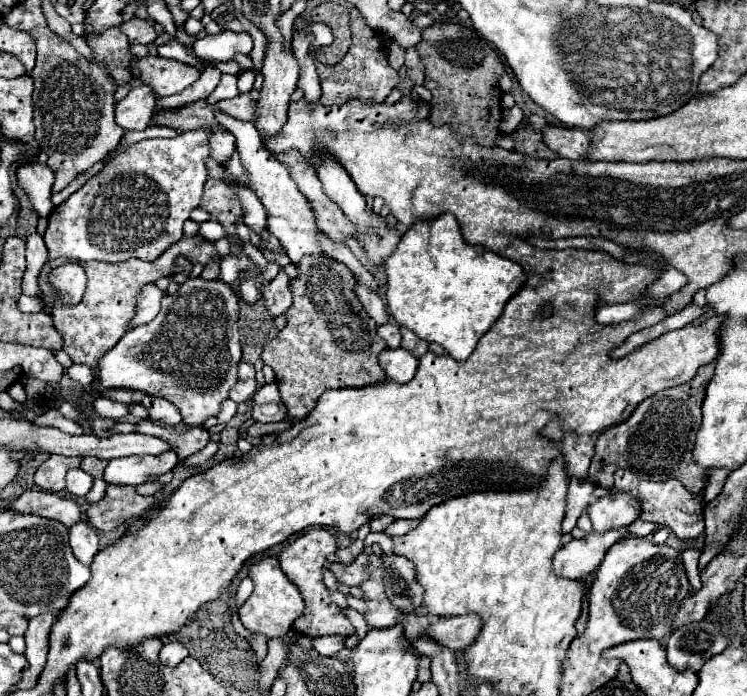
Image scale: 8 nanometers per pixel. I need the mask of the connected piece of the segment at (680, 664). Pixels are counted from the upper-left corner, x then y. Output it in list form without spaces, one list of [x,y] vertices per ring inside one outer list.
[[[709,619],[677,627],[667,641],[667,661],[675,669],[699,671],[707,659],[727,647],[729,637]]]

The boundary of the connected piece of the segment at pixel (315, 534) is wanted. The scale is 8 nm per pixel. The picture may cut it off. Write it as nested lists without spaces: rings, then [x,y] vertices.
[[[311,529],[305,535],[299,535],[295,541],[291,541],[279,555],[279,563],[283,573],[299,587],[303,599],[305,599],[305,613],[295,619],[293,629],[305,637],[317,639],[323,635],[343,635],[349,637],[355,633],[355,627],[347,619],[347,615],[331,601],[329,589],[323,585],[323,563],[327,561],[329,553],[337,553],[339,545],[331,533],[325,529]]]

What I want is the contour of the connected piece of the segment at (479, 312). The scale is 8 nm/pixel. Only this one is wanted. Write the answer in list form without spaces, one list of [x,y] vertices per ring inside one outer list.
[[[441,213],[441,217],[415,221],[407,233],[401,237],[395,253],[391,253],[385,263],[387,273],[387,307],[397,325],[411,329],[417,337],[425,341],[439,343],[453,359],[465,361],[477,341],[485,331],[499,319],[505,303],[519,291],[525,283],[523,269],[497,253],[489,253],[489,249],[479,245],[467,245],[461,237],[459,225],[451,213]]]

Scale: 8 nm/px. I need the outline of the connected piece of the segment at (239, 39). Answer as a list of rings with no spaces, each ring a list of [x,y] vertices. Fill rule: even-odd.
[[[223,31],[217,35],[205,35],[193,43],[193,51],[205,63],[209,61],[231,61],[235,55],[249,55],[253,39],[249,33]]]

